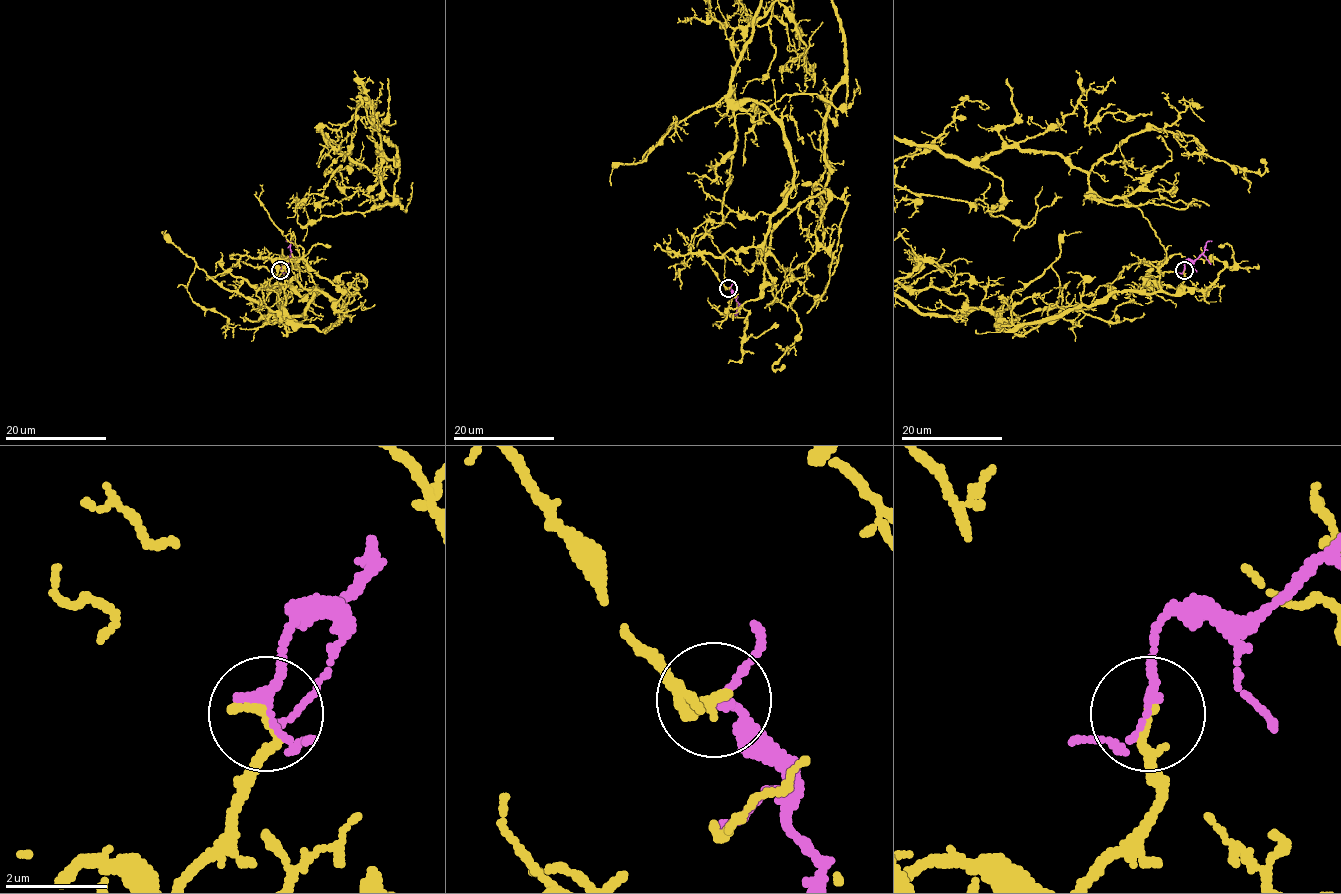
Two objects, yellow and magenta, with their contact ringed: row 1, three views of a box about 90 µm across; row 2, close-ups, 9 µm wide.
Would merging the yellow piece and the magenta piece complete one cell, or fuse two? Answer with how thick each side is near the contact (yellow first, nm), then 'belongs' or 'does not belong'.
190/160 nm | does not belong

